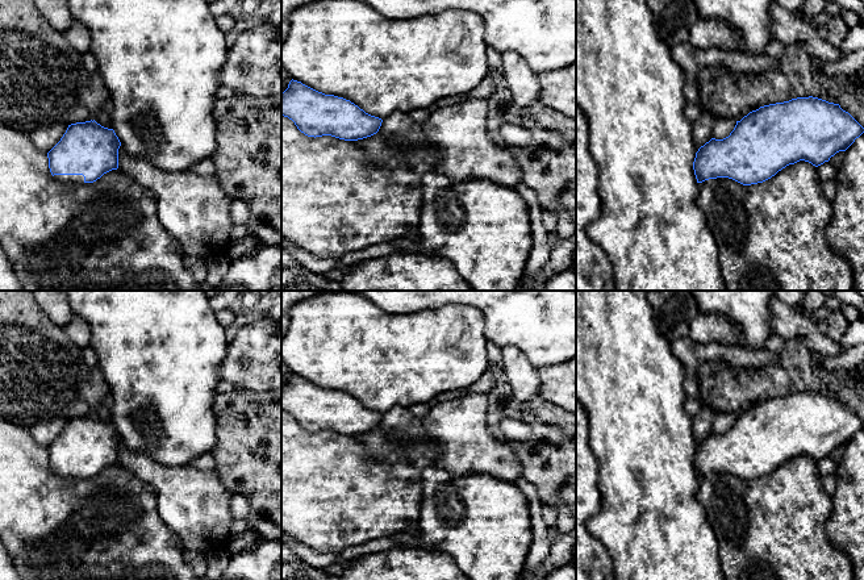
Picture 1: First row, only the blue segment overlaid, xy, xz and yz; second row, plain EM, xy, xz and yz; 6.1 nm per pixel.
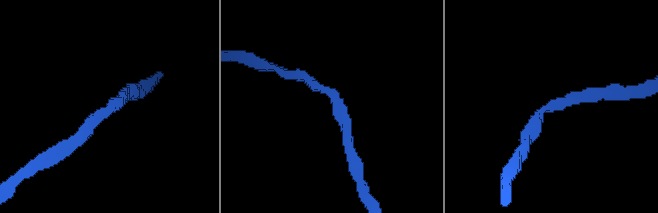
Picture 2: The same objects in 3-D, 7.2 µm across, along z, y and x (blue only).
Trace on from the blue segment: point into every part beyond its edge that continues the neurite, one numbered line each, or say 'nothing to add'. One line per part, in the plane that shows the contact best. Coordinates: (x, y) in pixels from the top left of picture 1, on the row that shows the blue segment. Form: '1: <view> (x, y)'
1: xy (67, 179)

